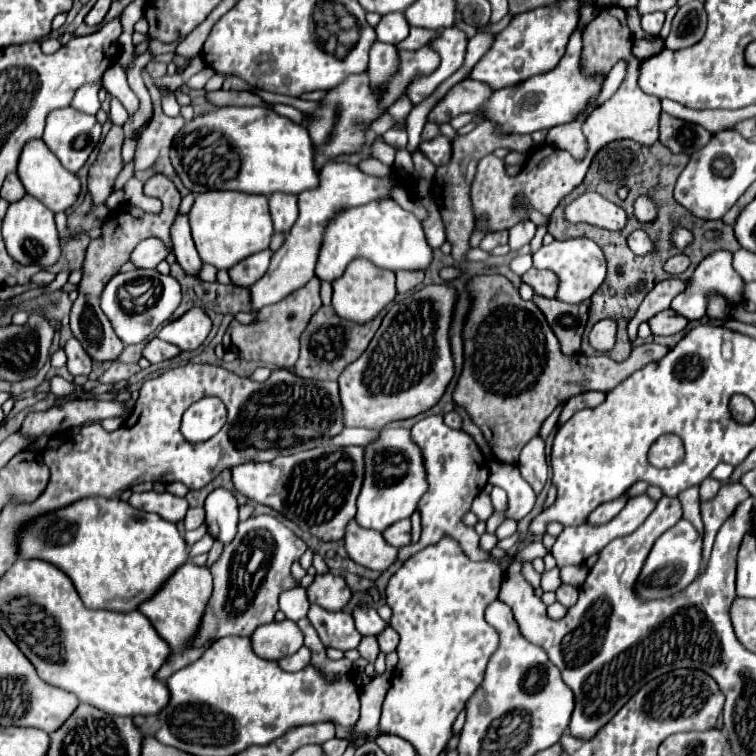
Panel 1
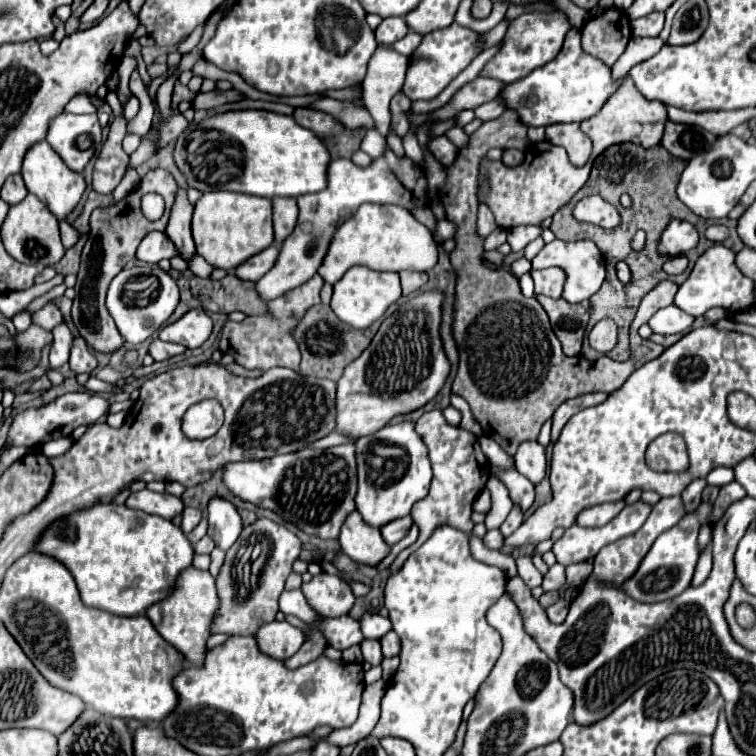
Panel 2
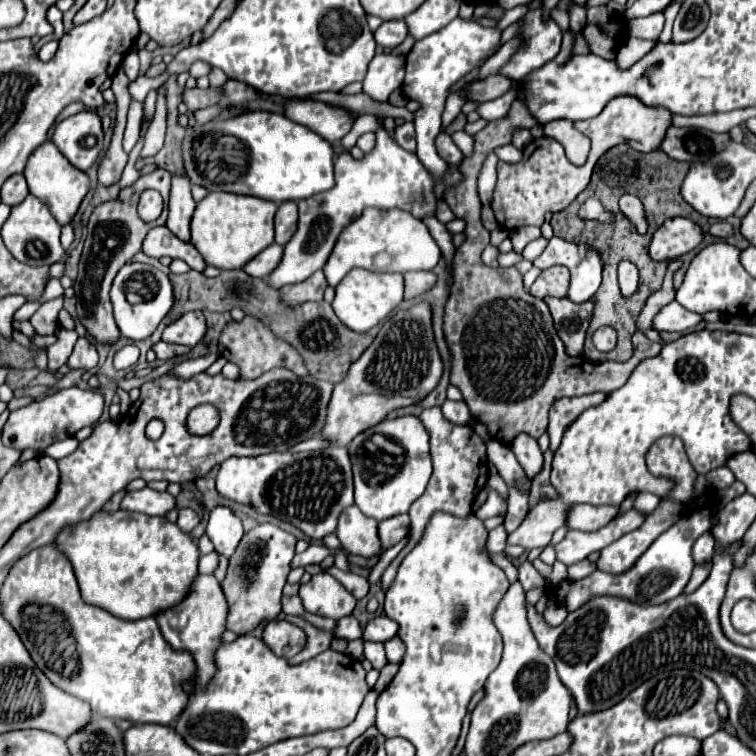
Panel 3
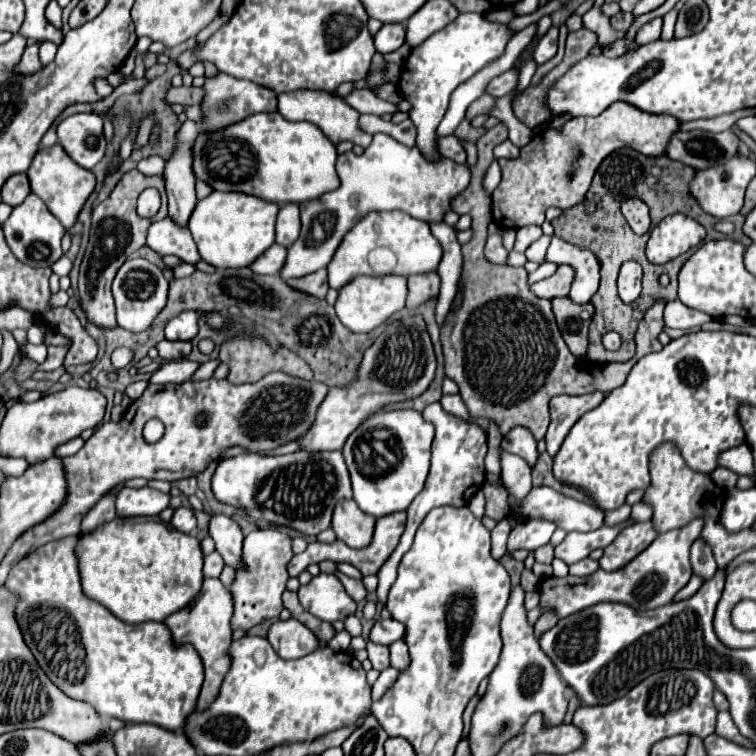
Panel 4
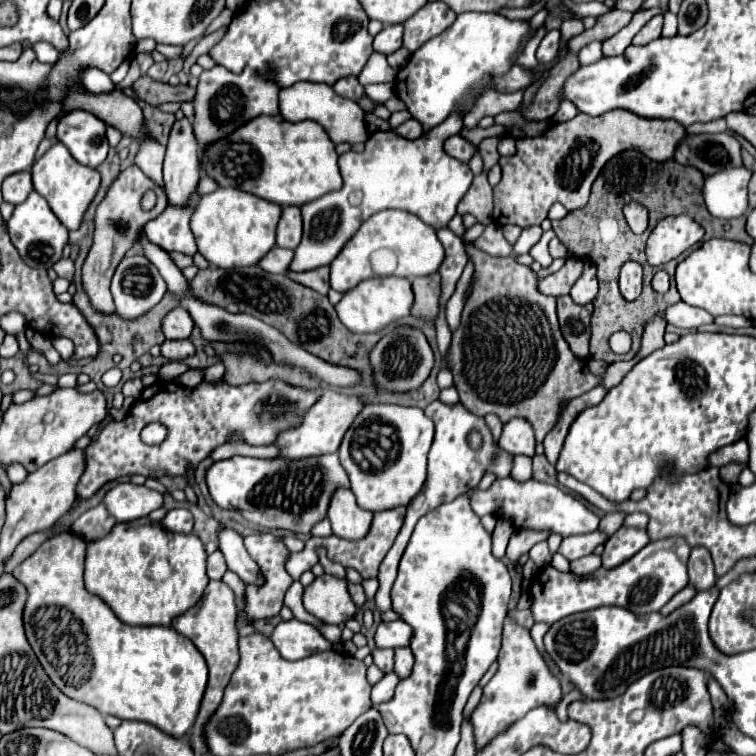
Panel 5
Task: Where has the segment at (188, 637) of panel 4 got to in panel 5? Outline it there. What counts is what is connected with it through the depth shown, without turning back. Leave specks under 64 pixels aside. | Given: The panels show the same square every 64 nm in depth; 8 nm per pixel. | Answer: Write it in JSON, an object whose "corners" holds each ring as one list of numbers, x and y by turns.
{"corners":[[210,580,202,600,194,608,190,608,188,612,184,612,178,618,174,618,174,622,172,622,172,628,178,634,182,634,188,640,192,640,194,646,204,656,206,664,208,664,208,686,206,686,206,692,202,696,202,704,200,704,200,712,196,716,194,728,190,728,190,734,188,734,190,746,194,748,196,754,210,754,208,748,206,748,206,742,204,742,202,728,208,722,208,718,214,714,214,710,220,706,224,688,226,688,226,684,228,684,234,668,238,666,238,660,240,660,240,656,238,656,236,618,238,618,238,608,236,608,234,592,222,580]]}

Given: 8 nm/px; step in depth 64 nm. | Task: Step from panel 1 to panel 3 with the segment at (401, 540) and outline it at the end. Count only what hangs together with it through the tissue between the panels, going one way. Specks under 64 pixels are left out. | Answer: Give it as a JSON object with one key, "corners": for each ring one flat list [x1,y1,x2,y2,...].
{"corners":[[402,514,402,516,394,516,390,520,384,520,378,524,378,534,380,534,380,540,382,540,382,546,388,550,392,548,394,544,398,544,410,530,410,518,408,514]]}

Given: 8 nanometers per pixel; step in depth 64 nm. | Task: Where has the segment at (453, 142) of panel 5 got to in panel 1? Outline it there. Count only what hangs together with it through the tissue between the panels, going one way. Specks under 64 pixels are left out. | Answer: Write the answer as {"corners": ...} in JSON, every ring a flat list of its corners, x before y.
{"corners":[[436,136,428,142,420,144,420,152,434,164,434,166,442,166,448,164,450,160,450,140,446,136]]}

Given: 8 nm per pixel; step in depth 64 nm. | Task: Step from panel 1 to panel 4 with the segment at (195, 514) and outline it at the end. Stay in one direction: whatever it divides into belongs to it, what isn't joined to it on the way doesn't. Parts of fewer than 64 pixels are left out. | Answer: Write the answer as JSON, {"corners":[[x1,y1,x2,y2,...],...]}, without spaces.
{"corners":[[178,508,172,516,172,522,170,522,176,530,180,532,186,532,186,534,192,534,196,530,196,516,194,516,194,510,192,508]]}

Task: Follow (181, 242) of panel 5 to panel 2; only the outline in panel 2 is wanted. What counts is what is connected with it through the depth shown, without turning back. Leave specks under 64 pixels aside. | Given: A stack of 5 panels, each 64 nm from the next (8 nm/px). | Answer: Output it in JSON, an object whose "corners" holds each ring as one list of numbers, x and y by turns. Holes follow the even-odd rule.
{"corners":[[150,232,136,250,136,258,148,264,158,264,162,258,172,258,172,256,178,256,176,246,162,232],[194,256,188,264,190,264,190,270,192,270,196,276,202,276,202,278,210,278,210,274,212,274,212,270,214,270,202,256]]}

